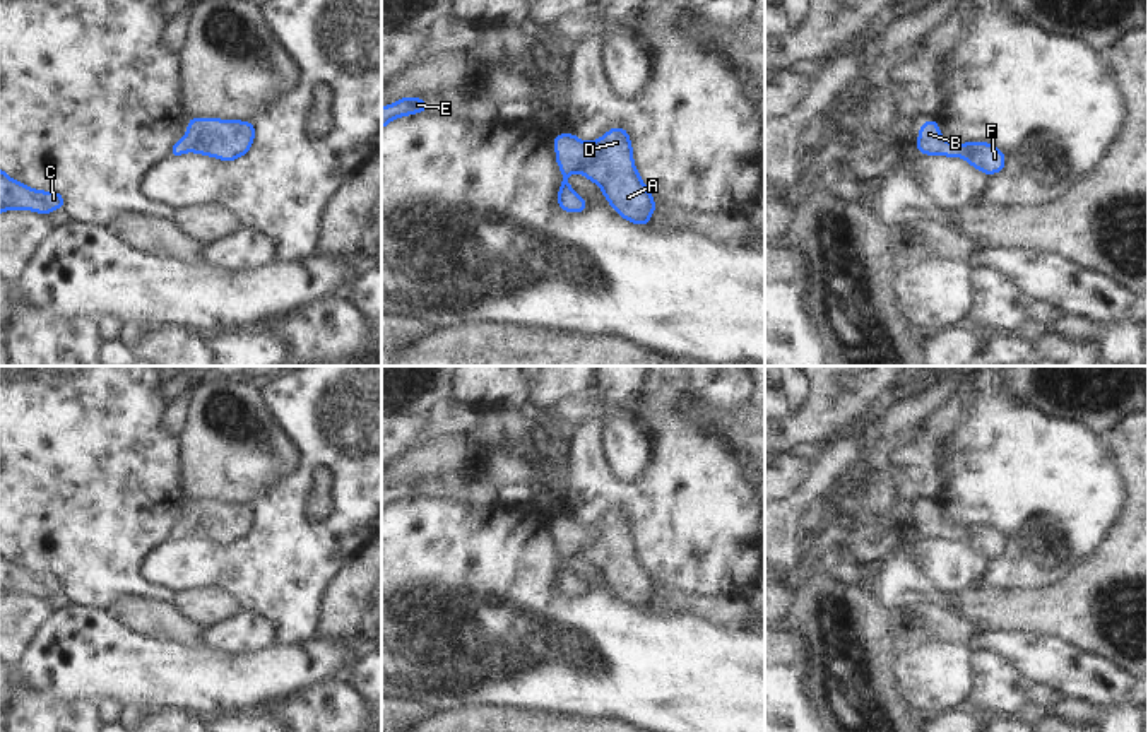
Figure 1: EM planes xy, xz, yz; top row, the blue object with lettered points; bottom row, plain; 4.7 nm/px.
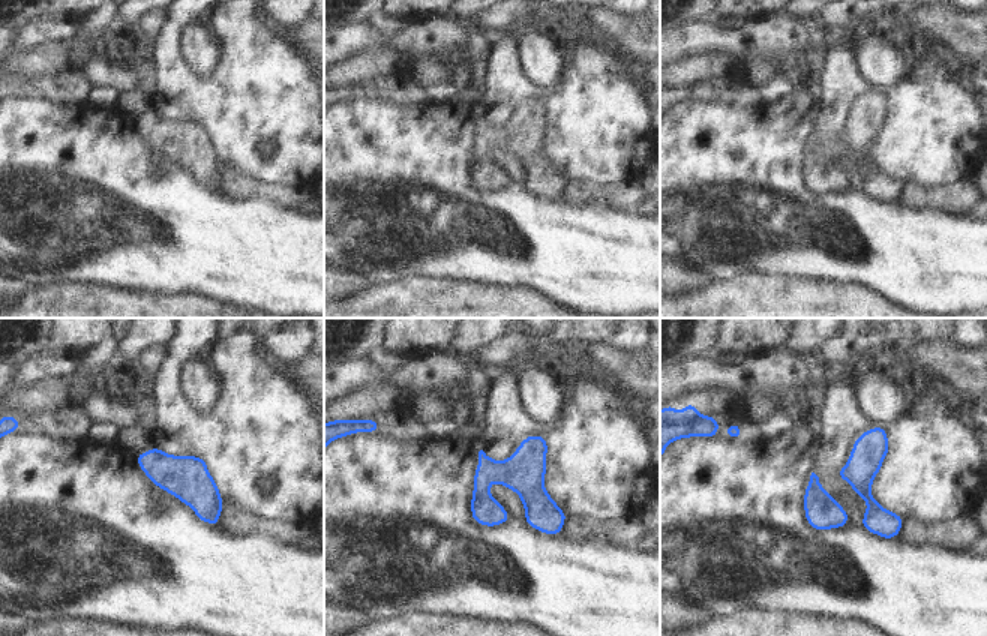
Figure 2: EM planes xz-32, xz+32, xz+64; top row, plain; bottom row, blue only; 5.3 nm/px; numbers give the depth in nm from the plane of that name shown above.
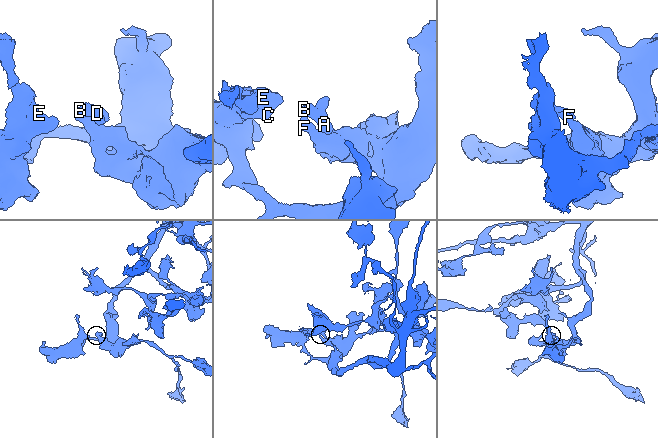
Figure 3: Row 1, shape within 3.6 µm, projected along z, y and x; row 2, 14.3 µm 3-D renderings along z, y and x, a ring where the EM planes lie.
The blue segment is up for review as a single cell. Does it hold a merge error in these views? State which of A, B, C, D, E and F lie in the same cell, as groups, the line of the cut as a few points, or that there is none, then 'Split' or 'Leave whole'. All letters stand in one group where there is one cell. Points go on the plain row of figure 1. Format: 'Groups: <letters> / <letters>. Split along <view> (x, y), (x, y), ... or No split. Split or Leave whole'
Groups: A B C D E F. No split. Leave whole

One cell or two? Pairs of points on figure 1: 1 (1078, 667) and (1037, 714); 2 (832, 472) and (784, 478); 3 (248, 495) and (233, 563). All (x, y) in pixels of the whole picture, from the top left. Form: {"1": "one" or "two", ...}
{"1": "two", "2": "two", "3": "two"}

